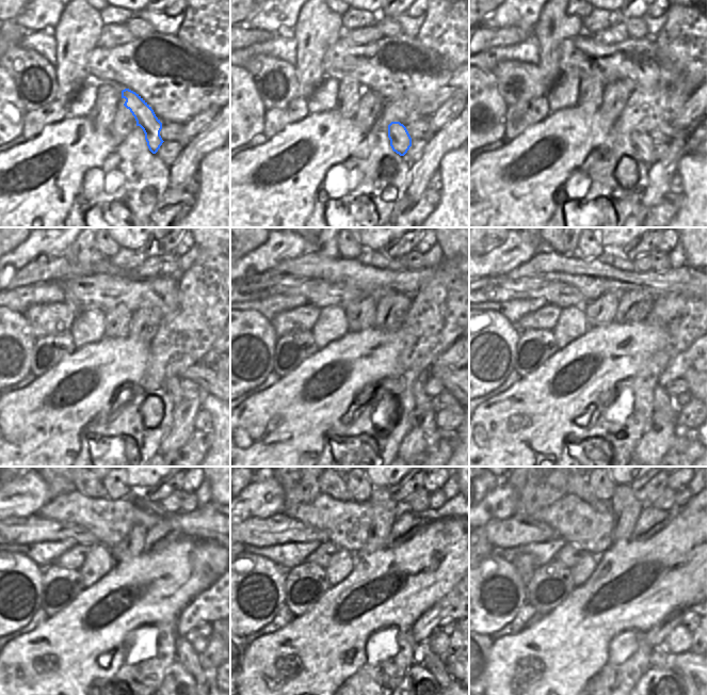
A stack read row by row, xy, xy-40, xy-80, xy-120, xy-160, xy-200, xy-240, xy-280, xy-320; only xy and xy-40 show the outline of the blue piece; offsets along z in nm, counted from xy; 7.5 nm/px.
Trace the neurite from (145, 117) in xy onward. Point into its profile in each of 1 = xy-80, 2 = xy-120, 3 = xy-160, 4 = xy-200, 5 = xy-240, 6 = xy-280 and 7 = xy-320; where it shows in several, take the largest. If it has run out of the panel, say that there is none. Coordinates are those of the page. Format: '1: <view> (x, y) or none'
1: xy-80 (643, 143)
2: xy-120 (173, 387)
3: xy-160 (420, 397)
4: xy-200 (661, 401)
5: xy-240 (184, 652)
6: xy-280 (423, 656)
7: xy-320 (686, 678)

